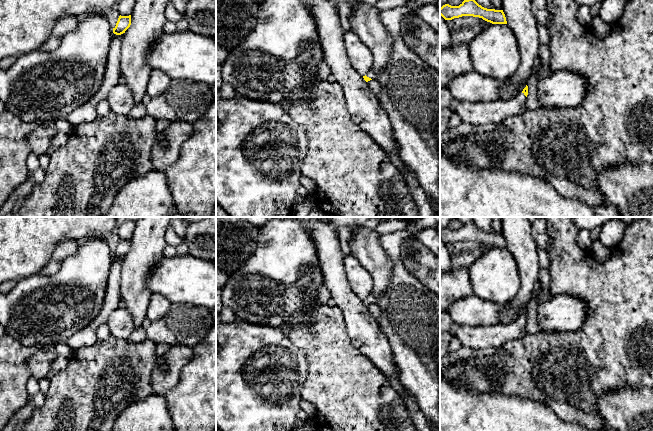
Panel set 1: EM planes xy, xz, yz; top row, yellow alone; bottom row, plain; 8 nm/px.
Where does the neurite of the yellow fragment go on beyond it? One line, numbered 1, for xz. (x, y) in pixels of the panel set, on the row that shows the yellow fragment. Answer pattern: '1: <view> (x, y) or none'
1: xz (410, 89)

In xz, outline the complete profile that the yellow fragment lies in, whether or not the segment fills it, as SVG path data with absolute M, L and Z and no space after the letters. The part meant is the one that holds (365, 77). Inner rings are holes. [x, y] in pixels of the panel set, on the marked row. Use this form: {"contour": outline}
{"contour": "M406 6L380 11L381 22L394 39L391 57L379 73L371 69L363 78L366 82L376 80L380 83L381 91L377 97L399 145L400 159L415 174L428 198L436 202L438 210L435 212L435 217L440 217L440 147L436 137L440 127L440 72L431 68L404 44L400 35L401 21L408 12Z"}

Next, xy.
{"contour": "M131 15L129 16L119 16L116 26L113 28L113 33L116 35L121 35L125 33L125 31L131 25Z"}

